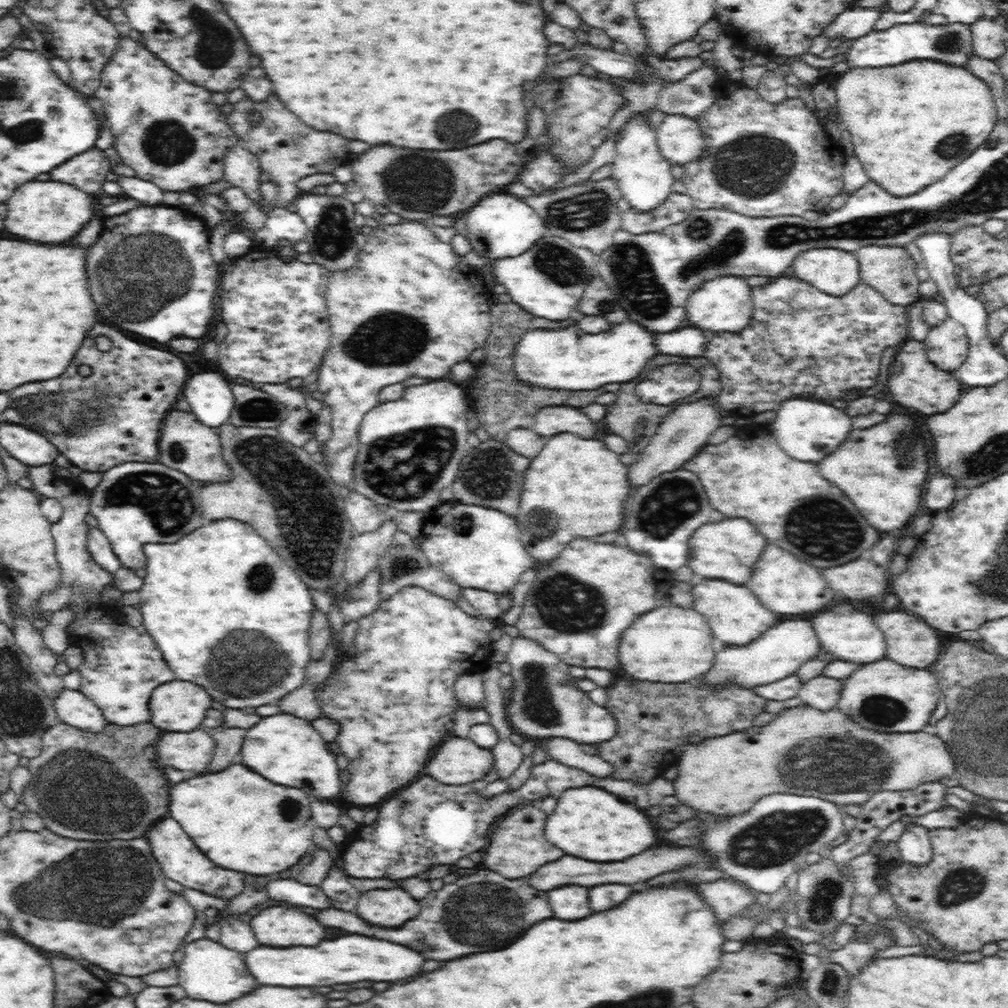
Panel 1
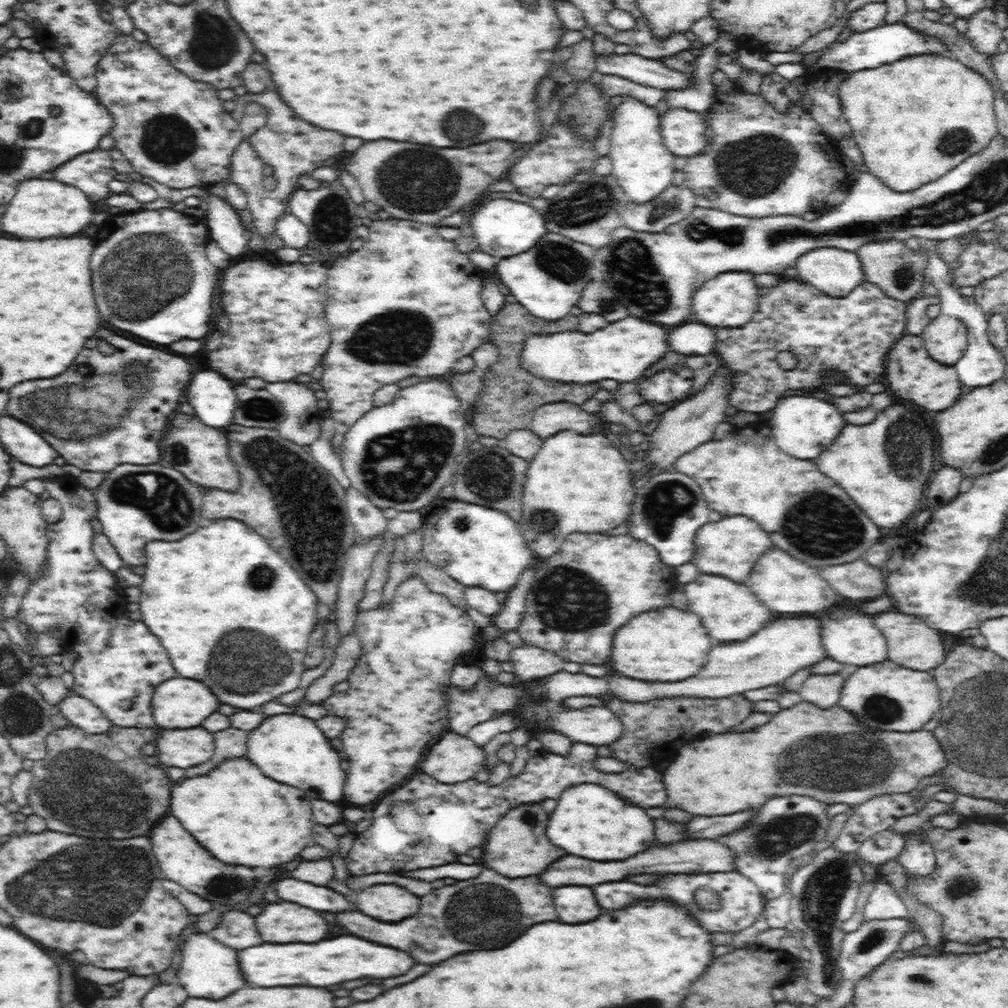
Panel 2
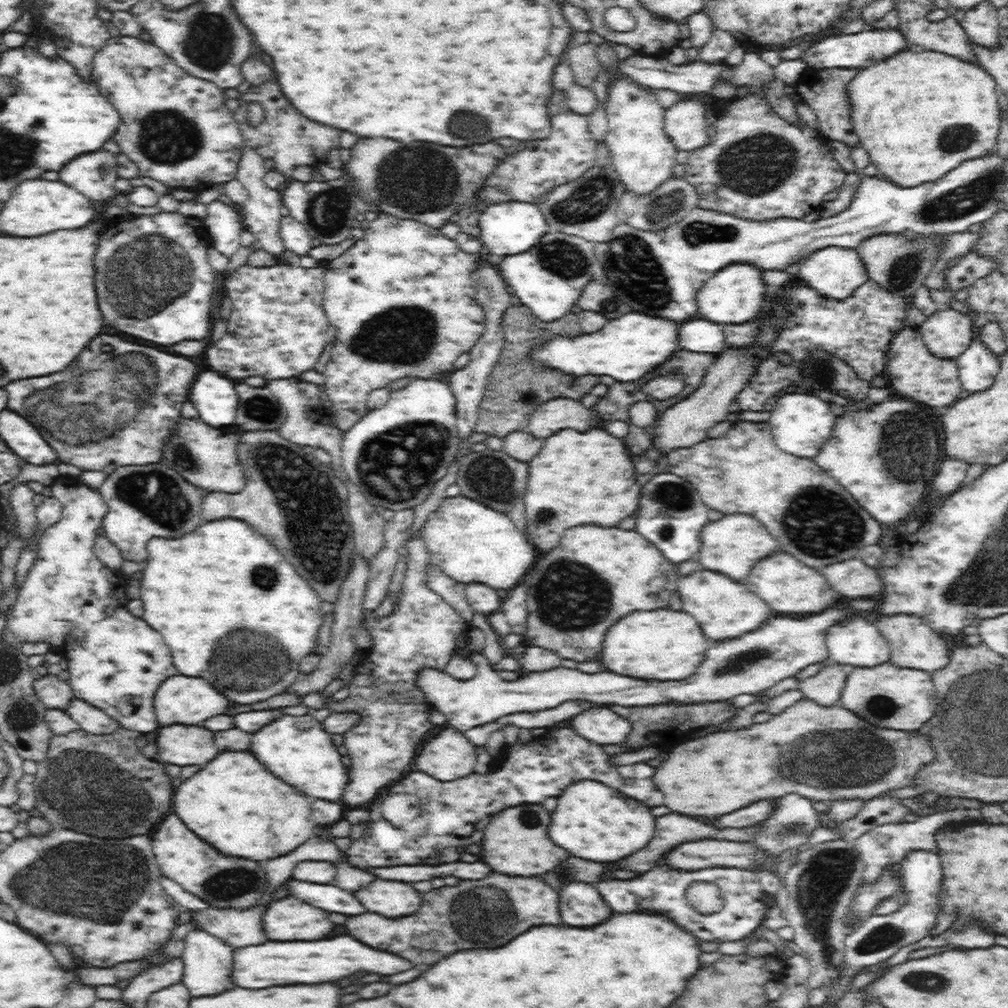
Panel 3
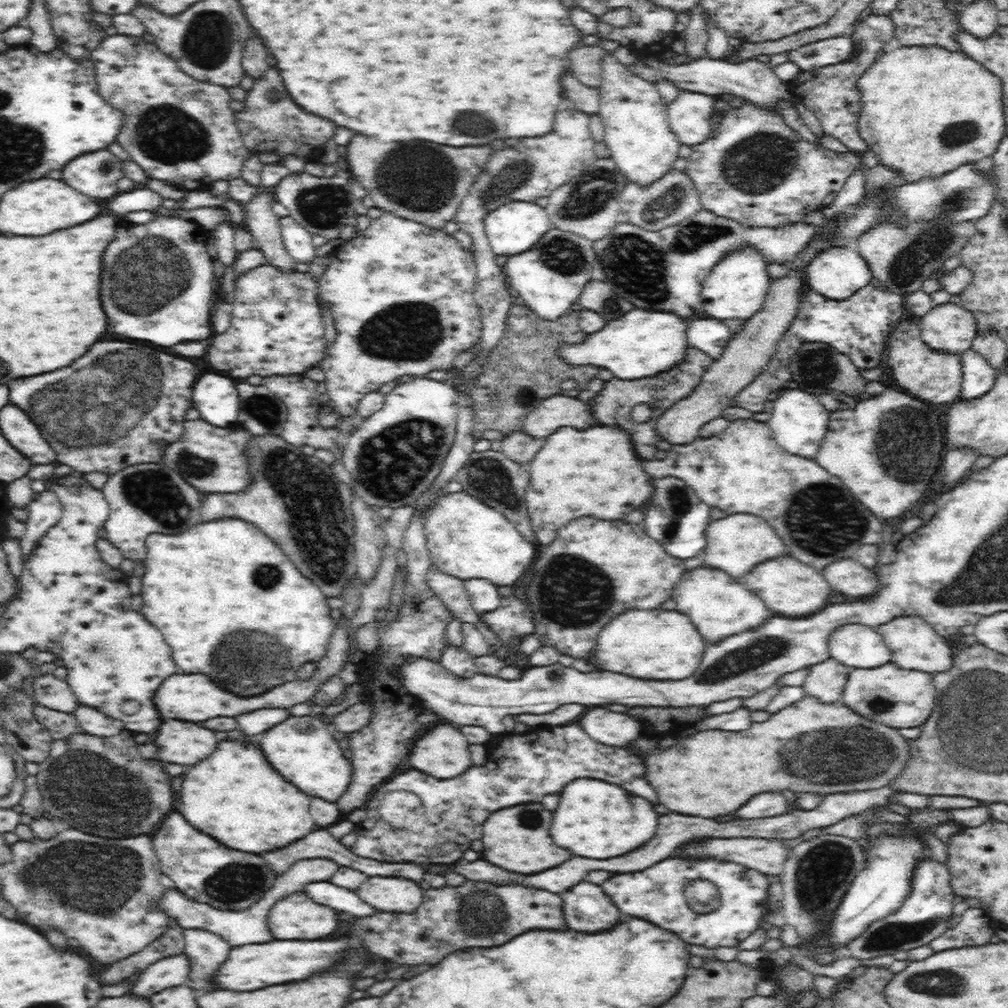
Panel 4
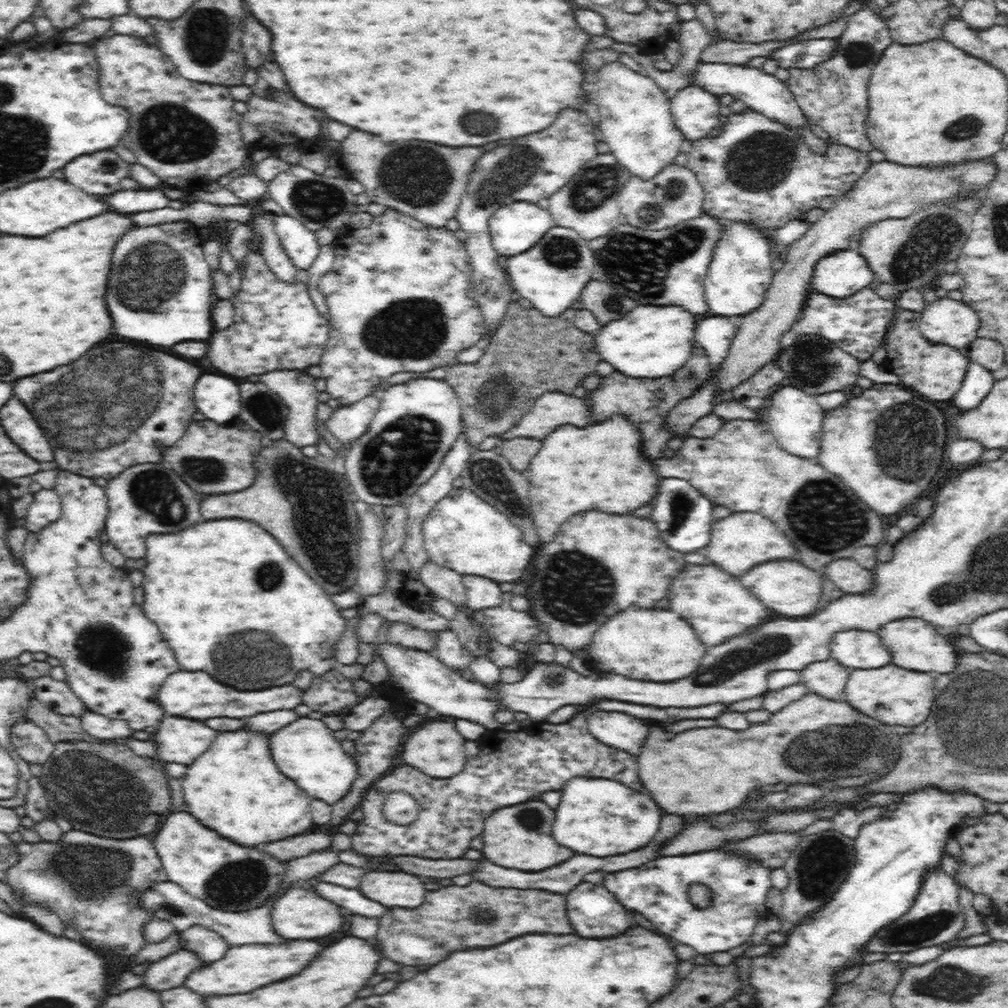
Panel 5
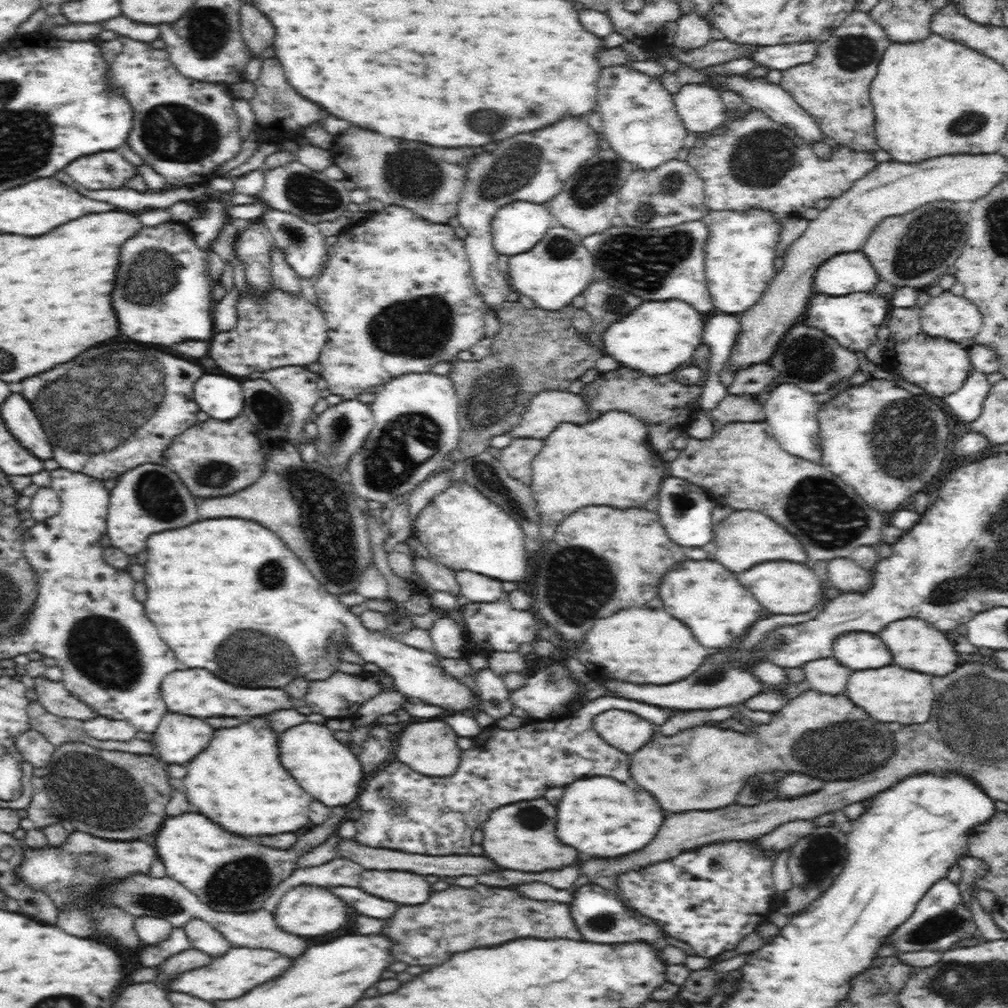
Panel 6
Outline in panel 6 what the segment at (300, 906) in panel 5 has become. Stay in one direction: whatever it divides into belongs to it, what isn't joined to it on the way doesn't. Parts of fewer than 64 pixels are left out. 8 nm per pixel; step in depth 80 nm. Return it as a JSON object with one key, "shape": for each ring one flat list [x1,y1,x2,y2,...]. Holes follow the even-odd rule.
{"shape":[[300,886,291,889,284,894,284,898,280,899,280,904,276,912,273,912,273,916,278,924,276,928,280,929,280,932,286,932,292,936,306,936,306,938,336,932,346,924,344,904,338,902,332,894,328,894,324,887]]}

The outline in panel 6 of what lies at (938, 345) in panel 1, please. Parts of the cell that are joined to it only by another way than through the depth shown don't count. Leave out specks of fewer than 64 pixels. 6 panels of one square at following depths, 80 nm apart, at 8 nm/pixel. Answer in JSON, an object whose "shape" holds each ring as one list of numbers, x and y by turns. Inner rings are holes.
{"shape":[[947,290,940,296,932,298,928,304,920,309,920,327,933,340,944,338,946,342,968,346,974,340,982,326,980,311,963,297,954,296]]}

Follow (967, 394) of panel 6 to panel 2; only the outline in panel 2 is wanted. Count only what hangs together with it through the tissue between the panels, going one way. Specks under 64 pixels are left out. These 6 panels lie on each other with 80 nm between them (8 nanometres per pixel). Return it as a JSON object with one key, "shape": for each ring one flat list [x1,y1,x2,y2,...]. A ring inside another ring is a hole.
{"shape":[[926,238,922,242,920,252,926,256,927,266,924,272,927,273,927,281,938,289,937,296,940,297,943,314,956,318,966,325,968,348,965,350,964,356,954,366,957,375,965,390,976,388,976,386,990,386,1006,374,1007,362,1003,350,994,346,989,340,989,316,985,313,982,304,975,301,972,297,962,296,960,287,956,287,954,283,954,271,950,270,946,260,940,257,942,252,938,248,940,248,939,238]]}

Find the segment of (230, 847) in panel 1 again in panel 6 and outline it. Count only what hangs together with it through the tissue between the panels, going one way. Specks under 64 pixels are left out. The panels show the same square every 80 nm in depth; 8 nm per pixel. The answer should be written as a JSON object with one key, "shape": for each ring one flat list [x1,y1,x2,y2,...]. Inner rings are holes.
{"shape":[[254,718,252,722,232,730,218,730,208,750,204,750,204,754,198,754,185,766,188,772,184,779,179,781,179,785,184,786,182,790,186,792,188,802,196,806,202,816,218,824,224,832,242,838,264,838,298,832,311,822,306,814,309,814,308,808,312,804,312,798,308,798,308,794,300,790,294,778,286,774,286,770,280,765,276,756,276,734,260,718]]}

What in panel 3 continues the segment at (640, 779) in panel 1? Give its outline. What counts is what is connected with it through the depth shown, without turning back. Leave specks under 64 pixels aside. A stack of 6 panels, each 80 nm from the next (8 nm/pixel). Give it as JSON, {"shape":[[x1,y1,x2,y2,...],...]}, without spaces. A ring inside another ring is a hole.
{"shape":[[733,699,712,702,664,702,654,706,610,704,608,707,630,723,630,732,624,738,624,742,620,742,624,753,640,752,644,751,644,748,658,748,668,744,676,745,683,742,684,738,719,731,720,725,735,721,743,711,743,707,735,704]]}

